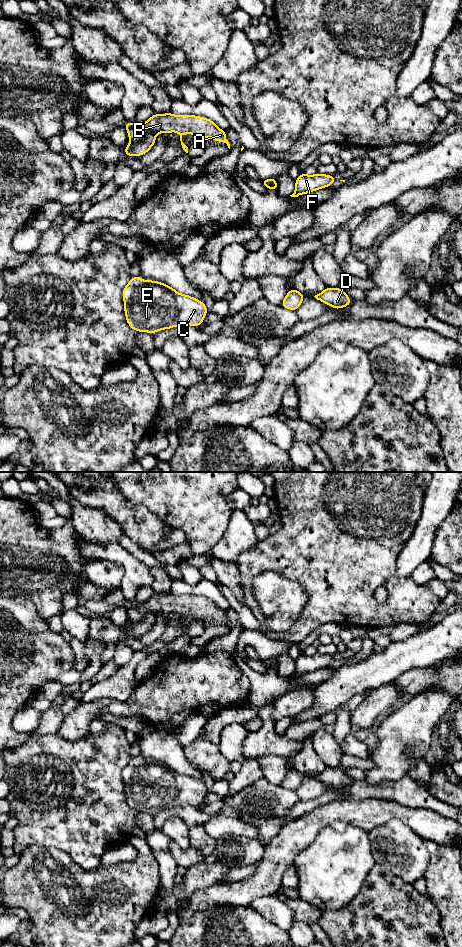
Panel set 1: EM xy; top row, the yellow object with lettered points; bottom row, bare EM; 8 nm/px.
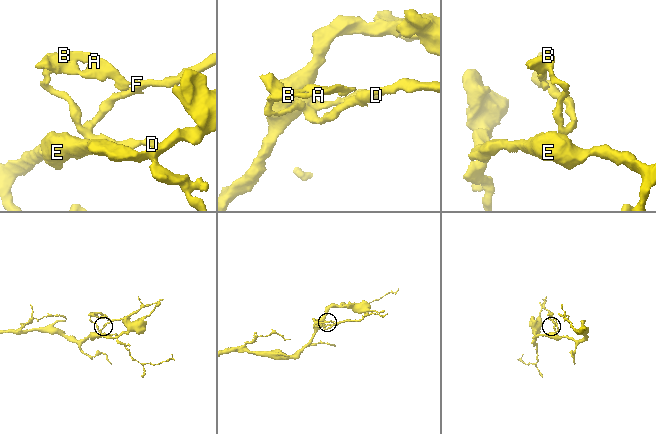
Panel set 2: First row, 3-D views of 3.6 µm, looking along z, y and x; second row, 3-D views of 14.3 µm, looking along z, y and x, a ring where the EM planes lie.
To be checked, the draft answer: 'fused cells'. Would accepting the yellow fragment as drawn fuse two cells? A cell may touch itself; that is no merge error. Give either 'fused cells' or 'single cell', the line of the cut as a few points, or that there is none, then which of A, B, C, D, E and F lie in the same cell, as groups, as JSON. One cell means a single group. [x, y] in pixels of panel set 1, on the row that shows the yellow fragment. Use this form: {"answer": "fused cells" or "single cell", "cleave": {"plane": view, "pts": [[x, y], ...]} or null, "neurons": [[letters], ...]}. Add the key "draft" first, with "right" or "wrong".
{"draft": "right", "answer": "fused cells", "cleave": {"plane": "xy", "pts": [[155, 136], [151, 132], [146, 132], [138, 142], [129, 142]]}, "neurons": [["A", "B"], ["C", "D", "E", "F"]]}

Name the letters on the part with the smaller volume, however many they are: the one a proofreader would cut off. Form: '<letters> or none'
A, B

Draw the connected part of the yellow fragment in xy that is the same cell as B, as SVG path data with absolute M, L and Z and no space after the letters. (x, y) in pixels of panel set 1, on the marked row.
M172 112L153 114L143 124L138 124L135 128L127 130L129 142L139 143L144 134L149 132L152 132L155 137L159 132L165 135L177 132L186 153L188 153L188 147L182 142L183 134L192 134L202 140L205 137L211 137L216 142L226 143L230 149L230 144L226 139L227 132L220 129L214 121L197 115L173 115Z

